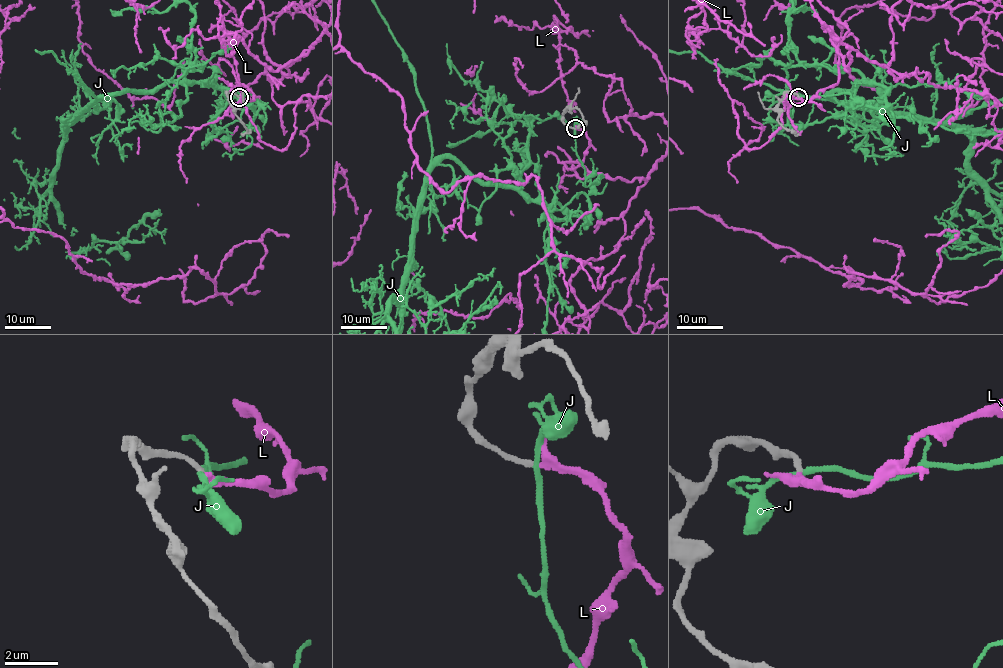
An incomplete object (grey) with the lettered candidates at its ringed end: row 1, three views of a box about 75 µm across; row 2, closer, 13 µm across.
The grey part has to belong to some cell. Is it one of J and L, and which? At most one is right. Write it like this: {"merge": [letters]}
{"merge": ["L"]}

